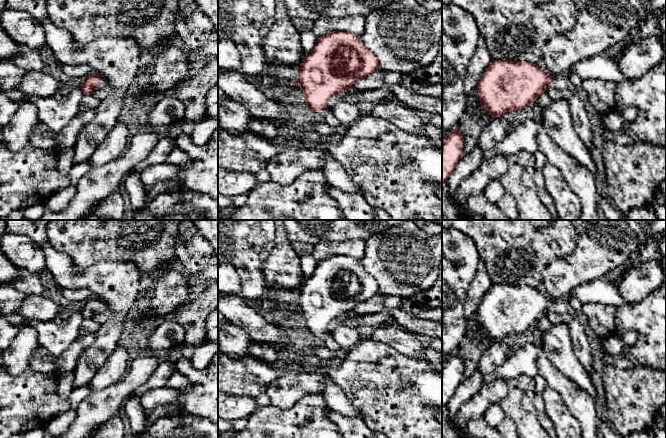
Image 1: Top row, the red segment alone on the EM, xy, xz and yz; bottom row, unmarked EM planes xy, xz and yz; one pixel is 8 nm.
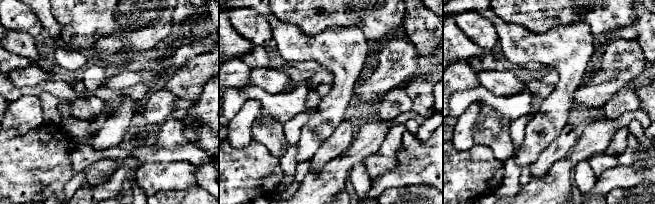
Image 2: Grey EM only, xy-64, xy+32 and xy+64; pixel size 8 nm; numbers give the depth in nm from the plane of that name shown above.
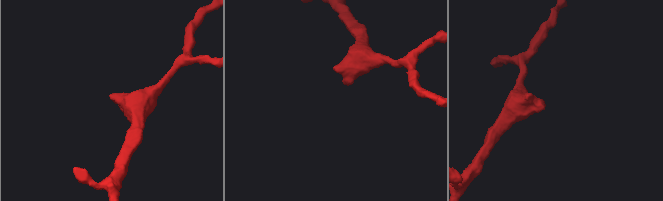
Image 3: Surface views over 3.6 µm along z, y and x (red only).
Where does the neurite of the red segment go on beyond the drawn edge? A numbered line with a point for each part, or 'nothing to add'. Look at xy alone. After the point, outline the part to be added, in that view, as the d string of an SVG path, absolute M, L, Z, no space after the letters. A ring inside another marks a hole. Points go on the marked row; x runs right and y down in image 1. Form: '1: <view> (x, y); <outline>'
1: xy (104, 82); M101 76L101 82L99 86L96 89L94 89L94 91L100 88L104 88L107 85L109 85L107 79L104 76Z

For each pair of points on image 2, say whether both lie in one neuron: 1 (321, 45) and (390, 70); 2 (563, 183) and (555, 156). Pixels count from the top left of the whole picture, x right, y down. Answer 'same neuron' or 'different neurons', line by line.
1: different neurons
2: different neurons

